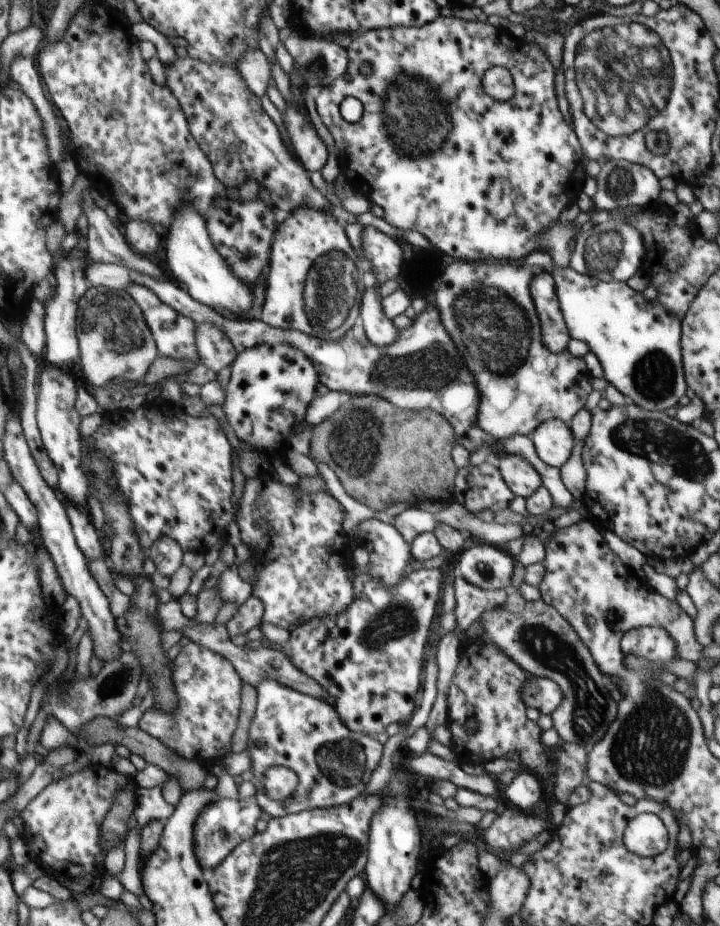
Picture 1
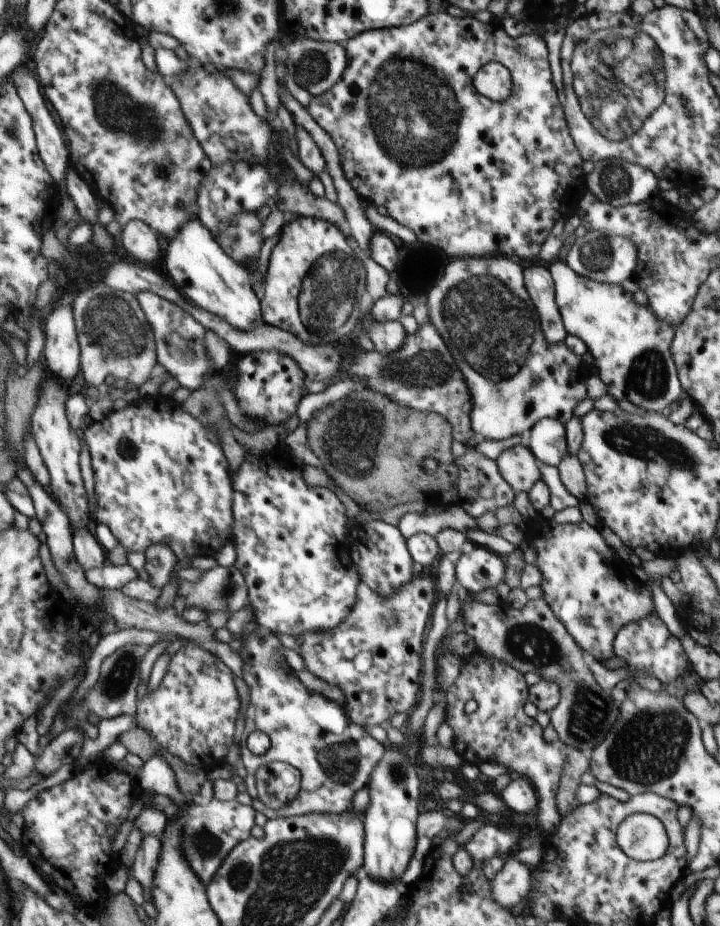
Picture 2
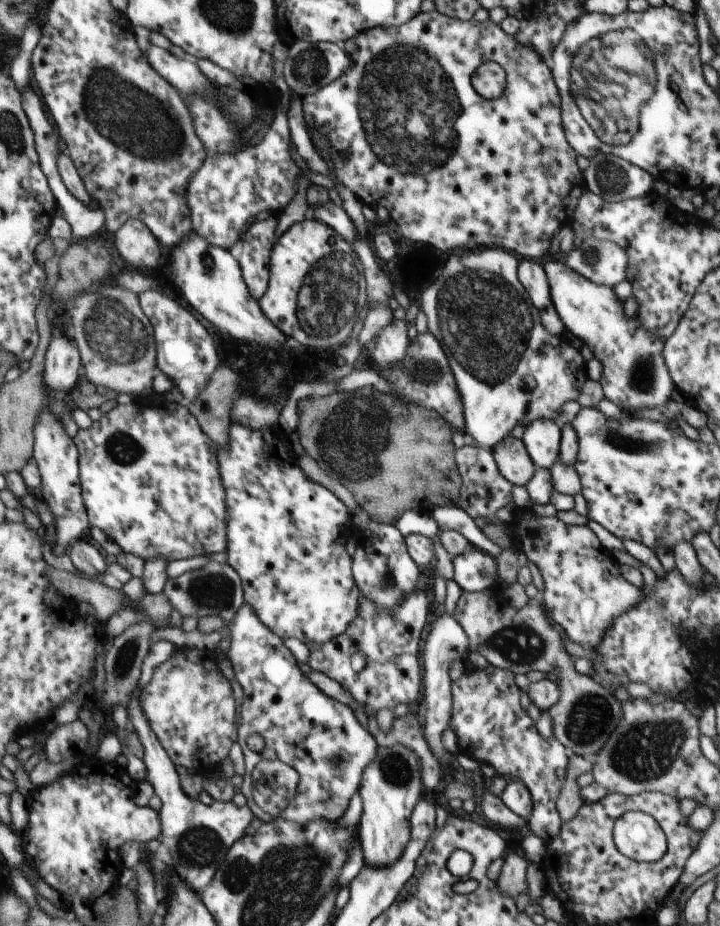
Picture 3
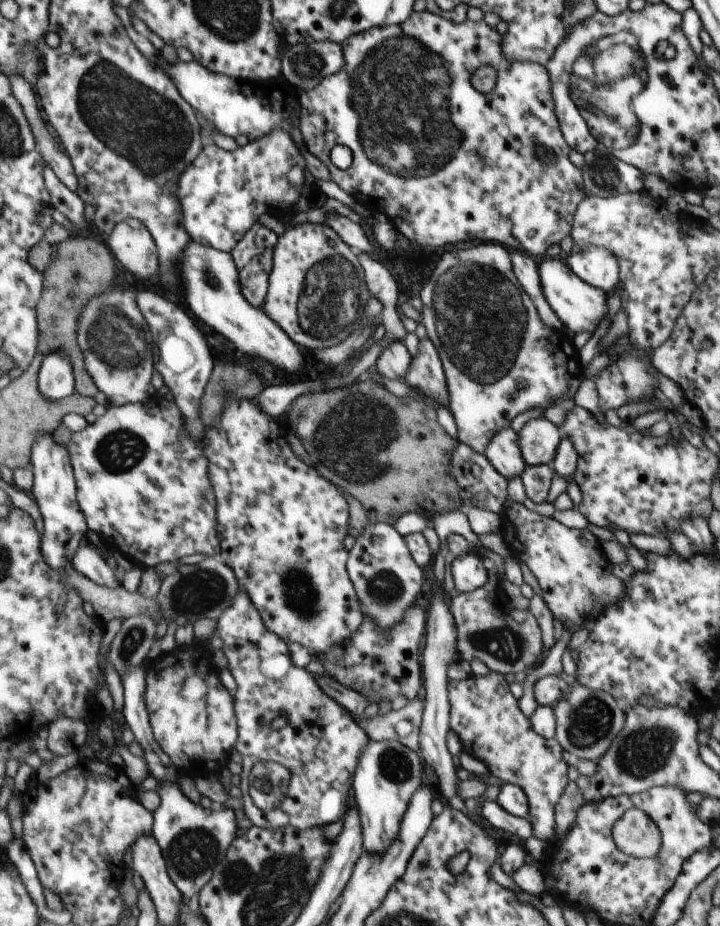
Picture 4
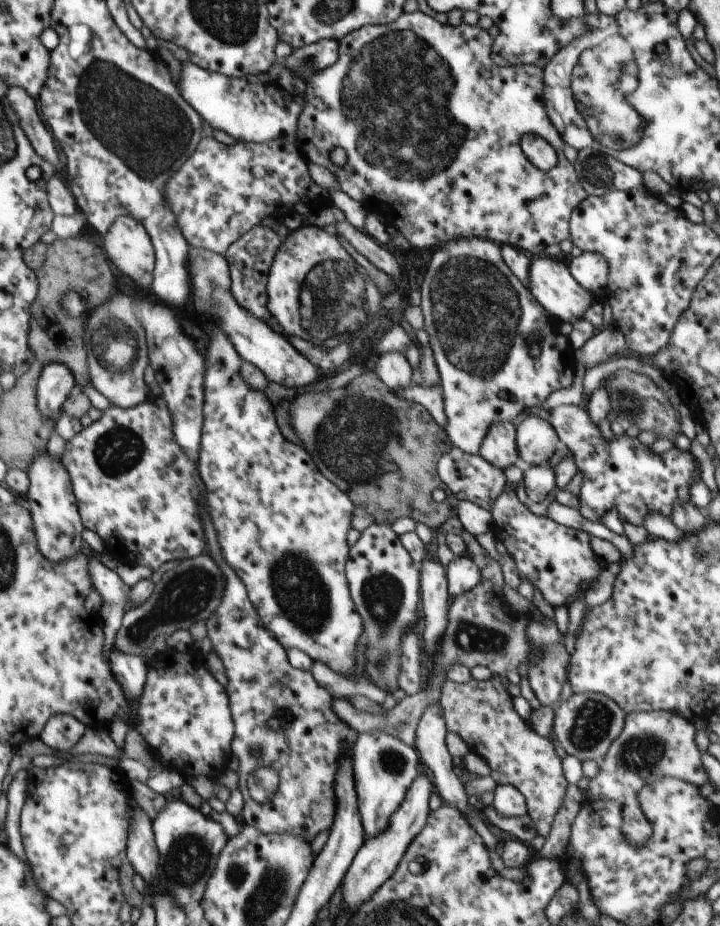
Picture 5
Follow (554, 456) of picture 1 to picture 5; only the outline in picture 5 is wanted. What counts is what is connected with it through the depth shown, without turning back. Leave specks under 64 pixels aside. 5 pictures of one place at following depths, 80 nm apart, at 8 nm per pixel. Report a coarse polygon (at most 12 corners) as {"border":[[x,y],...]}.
{"border":[[531,416],[516,426],[519,457],[548,463],[560,441],[550,422]]}

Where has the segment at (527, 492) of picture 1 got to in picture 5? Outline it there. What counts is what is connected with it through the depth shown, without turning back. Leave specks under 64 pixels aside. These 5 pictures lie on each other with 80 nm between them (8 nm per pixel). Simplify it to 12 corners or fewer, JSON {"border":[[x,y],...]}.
{"border":[[494,422],[479,456],[504,471],[519,454],[516,427]]}

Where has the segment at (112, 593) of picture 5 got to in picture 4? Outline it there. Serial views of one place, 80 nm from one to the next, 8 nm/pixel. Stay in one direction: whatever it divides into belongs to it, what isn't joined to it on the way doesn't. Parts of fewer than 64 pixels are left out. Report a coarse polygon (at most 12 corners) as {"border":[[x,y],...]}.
{"border":[[82,545],[70,566],[100,586],[118,588],[114,570],[92,546]]}

